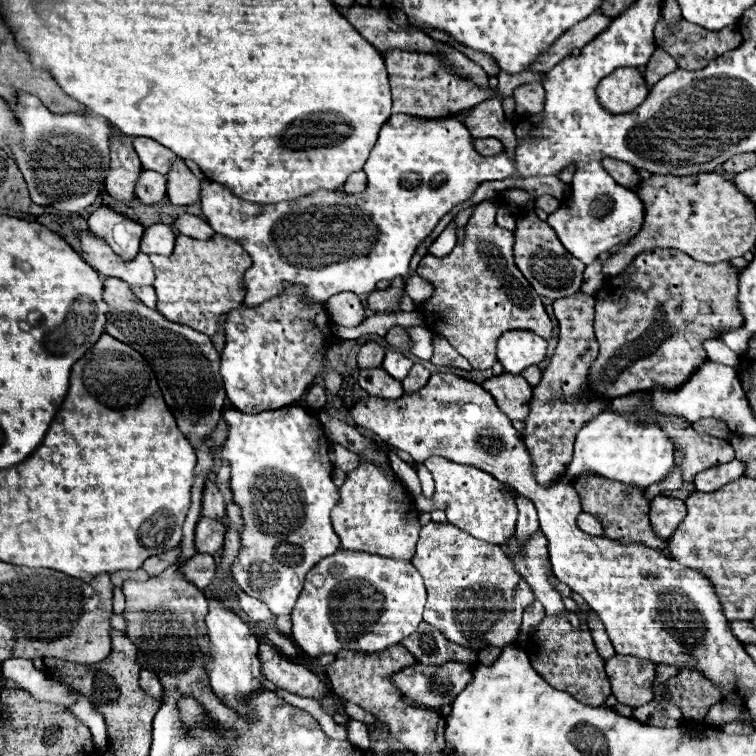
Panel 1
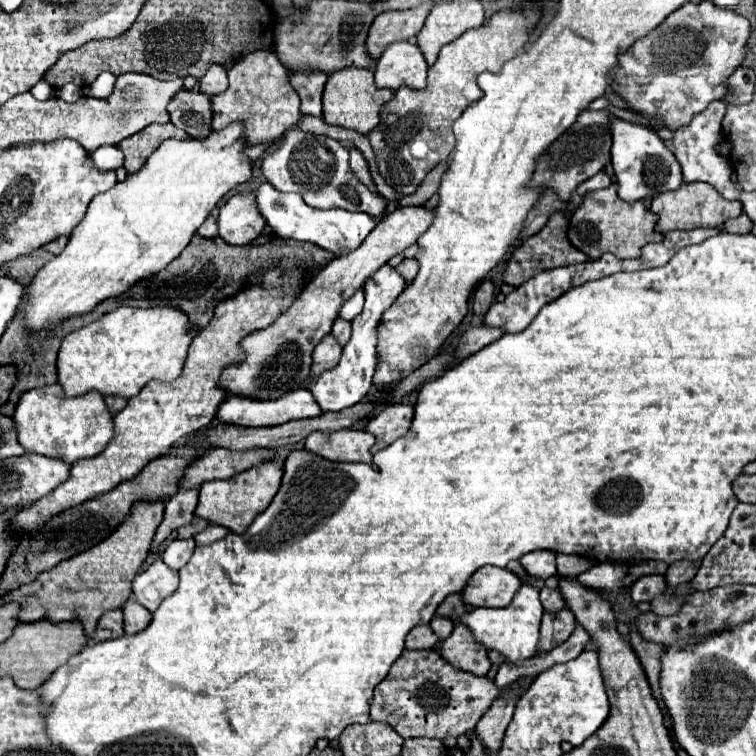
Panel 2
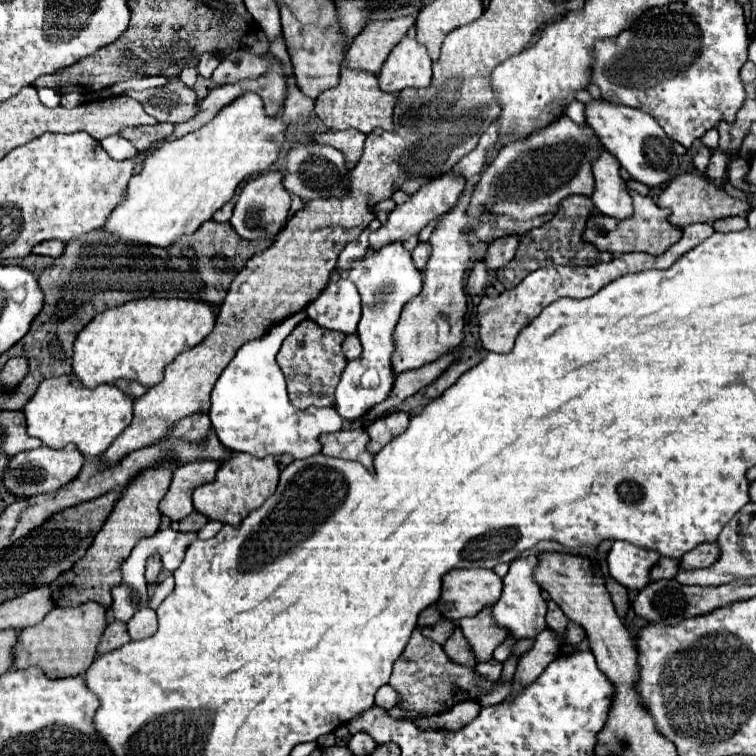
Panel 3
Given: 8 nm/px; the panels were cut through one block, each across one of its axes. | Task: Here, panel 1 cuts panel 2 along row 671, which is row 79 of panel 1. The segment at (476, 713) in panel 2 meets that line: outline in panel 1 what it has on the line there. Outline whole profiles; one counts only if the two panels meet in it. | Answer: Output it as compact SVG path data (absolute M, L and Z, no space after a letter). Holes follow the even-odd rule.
M390 50L384 56L390 86L392 86L392 112L404 112L418 118L446 118L456 114L458 110L474 108L476 104L490 98L490 90L480 90L476 84L458 78L452 74L440 58L434 54L418 54L418 52L404 52L404 50Z

